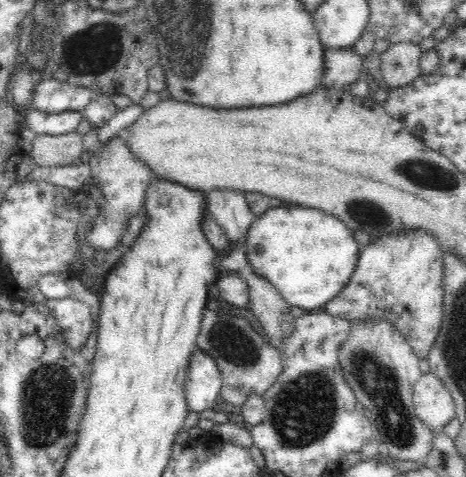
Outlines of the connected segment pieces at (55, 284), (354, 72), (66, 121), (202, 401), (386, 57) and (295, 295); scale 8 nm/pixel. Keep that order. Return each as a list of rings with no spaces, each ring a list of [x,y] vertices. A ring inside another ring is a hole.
[[[64,273],[45,275],[37,282],[38,290],[49,300],[62,300],[62,298],[80,300],[91,309],[91,314],[97,317],[100,314],[100,300],[98,295],[88,291],[85,286],[83,280]]]
[[[324,47],[323,86],[344,91],[363,76],[363,57],[353,48],[332,50]]]
[[[24,109],[24,124],[37,135],[48,134],[52,136],[68,134],[76,130],[82,115],[79,111],[62,111],[59,113],[41,113],[38,109]]]
[[[196,347],[191,354],[184,389],[189,410],[199,413],[212,408],[222,386],[222,374],[215,360]]]
[[[392,43],[380,54],[382,85],[386,88],[399,87],[412,82],[420,72],[420,55],[423,51],[417,44]]]
[[[290,205],[270,207],[266,212],[257,215],[250,224],[246,257],[251,270],[271,282],[290,307],[314,312],[324,308],[346,287],[357,268],[361,247],[354,240],[352,230],[335,216],[315,208],[286,208],[286,206]]]

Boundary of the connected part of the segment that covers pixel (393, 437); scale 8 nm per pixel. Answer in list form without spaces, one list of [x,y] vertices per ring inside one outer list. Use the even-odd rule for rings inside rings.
[[[386,319],[351,320],[349,323],[349,335],[339,344],[338,360],[346,375],[347,384],[374,425],[378,442],[394,459],[426,459],[433,446],[434,432],[417,417],[413,405],[413,387],[423,374],[419,368],[421,358],[413,353],[412,347],[400,335],[400,331]]]

